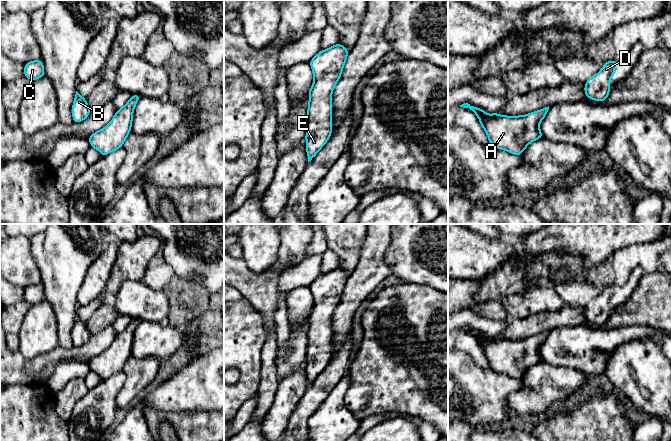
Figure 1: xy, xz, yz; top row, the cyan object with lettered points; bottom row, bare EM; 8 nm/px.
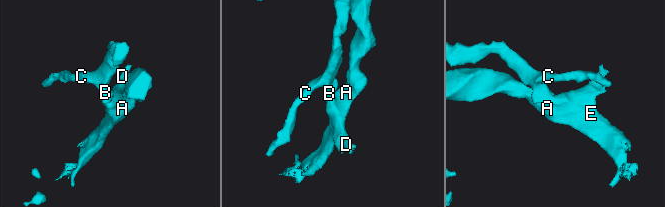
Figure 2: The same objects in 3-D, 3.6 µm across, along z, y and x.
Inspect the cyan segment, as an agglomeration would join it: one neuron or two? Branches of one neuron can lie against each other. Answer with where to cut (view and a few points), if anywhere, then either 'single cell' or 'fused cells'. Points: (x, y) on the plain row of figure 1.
no cut; single cell

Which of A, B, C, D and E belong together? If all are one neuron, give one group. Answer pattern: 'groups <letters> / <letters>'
groups A B C D E

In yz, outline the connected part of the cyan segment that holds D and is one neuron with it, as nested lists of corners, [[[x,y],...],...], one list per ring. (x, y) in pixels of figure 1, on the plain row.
[[[613,283],[604,287],[599,297],[586,305],[584,315],[587,322],[598,326],[606,324],[610,318],[610,304],[615,298],[615,288],[618,286]]]

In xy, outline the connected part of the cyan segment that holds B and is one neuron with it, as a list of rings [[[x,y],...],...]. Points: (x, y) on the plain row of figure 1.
[[[77,315],[75,318],[75,323],[71,332],[73,346],[80,347],[85,344],[91,333],[89,332],[86,322],[82,321]]]

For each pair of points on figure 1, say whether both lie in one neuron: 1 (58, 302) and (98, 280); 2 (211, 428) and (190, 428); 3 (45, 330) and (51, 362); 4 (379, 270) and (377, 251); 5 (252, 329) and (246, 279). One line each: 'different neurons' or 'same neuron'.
1: different neurons
2: same neuron
3: different neurons
4: same neuron
5: different neurons

